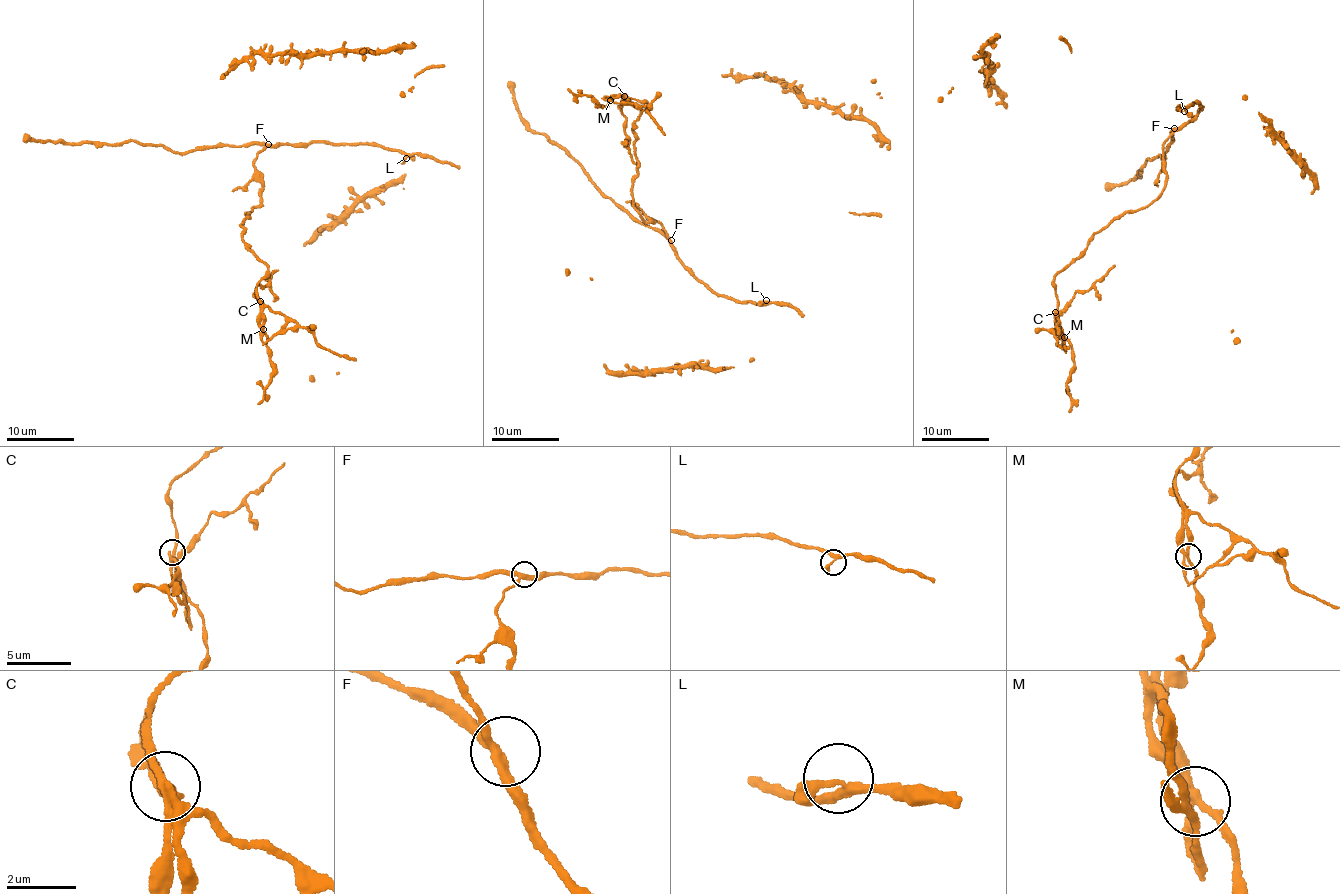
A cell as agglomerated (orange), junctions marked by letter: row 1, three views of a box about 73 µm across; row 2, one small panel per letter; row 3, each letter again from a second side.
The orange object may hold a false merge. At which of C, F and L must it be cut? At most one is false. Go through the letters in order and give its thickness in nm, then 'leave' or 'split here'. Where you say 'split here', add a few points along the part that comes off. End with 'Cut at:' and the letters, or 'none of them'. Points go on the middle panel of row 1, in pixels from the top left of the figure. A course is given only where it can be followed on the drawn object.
C: calibre 240 nm; split here; course (625, 96), (638, 107), (647, 105), (649, 110), (646, 111), (664, 134)
F: calibre 280 nm; leave
L: calibre 240 nm; leave
Cut at: C

